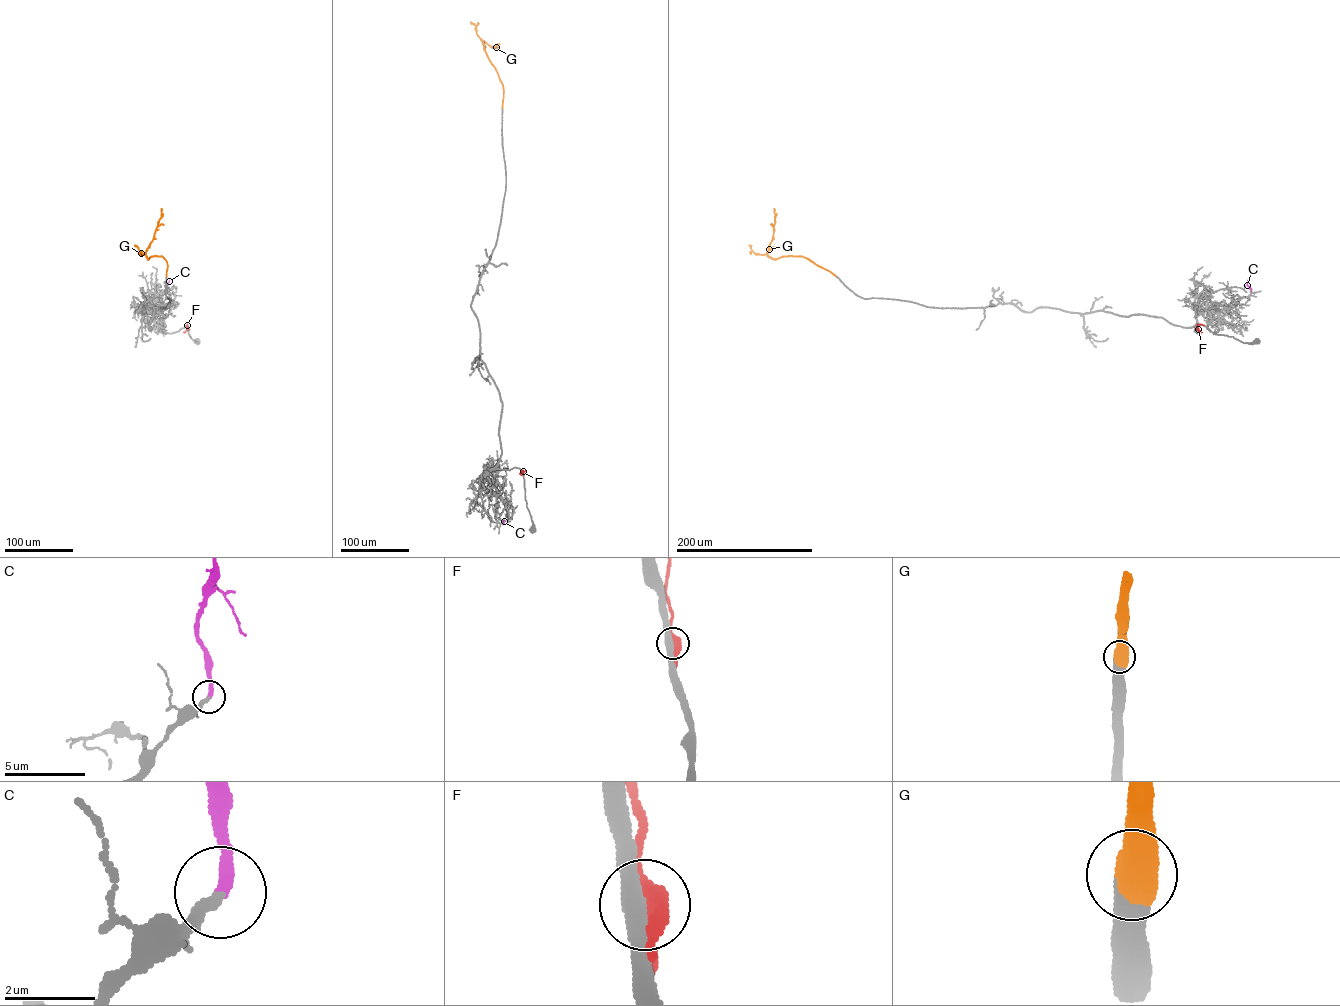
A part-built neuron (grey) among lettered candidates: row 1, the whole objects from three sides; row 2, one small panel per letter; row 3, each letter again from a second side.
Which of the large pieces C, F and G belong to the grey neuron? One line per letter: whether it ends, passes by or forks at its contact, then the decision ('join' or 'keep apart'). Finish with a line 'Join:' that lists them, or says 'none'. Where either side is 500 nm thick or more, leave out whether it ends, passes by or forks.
C: it ends | join
F: it forks | keep apart
G: join
Join: C, G

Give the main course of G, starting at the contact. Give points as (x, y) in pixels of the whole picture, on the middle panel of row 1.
G: (502, 108), (503, 85), (482, 40), (491, 47), (498, 47)

